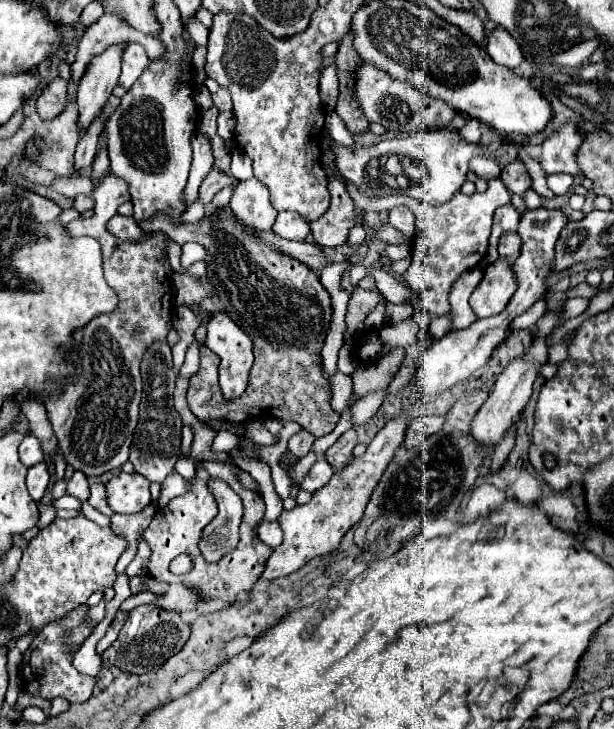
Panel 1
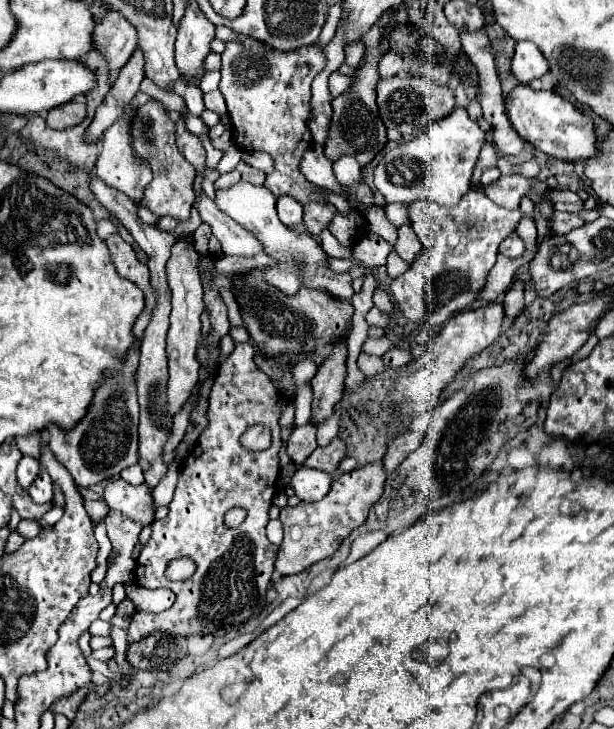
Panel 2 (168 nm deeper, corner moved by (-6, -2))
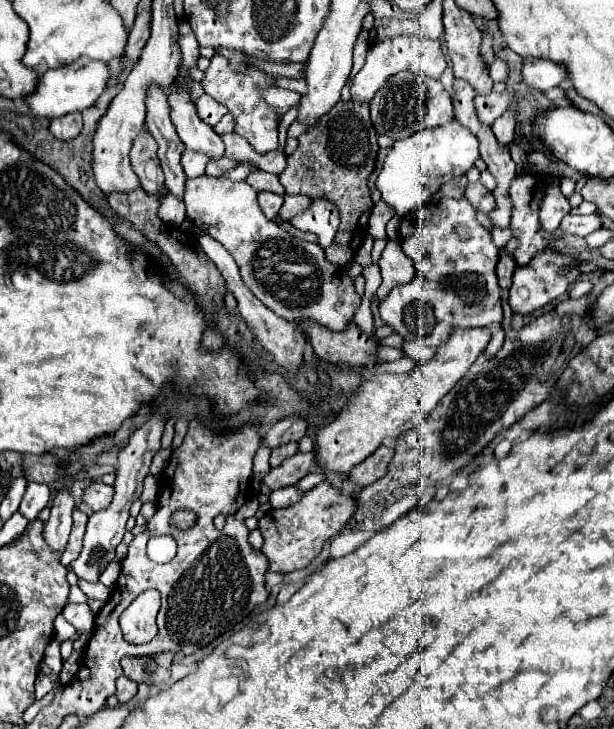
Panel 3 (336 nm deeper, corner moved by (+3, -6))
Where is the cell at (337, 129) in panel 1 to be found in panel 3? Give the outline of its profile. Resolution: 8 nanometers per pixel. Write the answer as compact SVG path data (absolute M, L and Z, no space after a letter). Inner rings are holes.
M443 198L403 216L399 238L403 252L415 262L415 276L409 284L395 286L379 304L381 320L403 340L419 340L437 348L451 338L453 328L501 322L501 288L495 276L499 250L491 242L491 232L477 222L475 212L465 198Z

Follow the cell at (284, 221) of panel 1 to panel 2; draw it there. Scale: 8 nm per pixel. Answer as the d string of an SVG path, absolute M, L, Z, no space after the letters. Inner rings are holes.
M290 196L278 198L276 208L278 208L278 216L280 216L282 224L286 224L290 228L302 224L302 206L294 198L290 198Z

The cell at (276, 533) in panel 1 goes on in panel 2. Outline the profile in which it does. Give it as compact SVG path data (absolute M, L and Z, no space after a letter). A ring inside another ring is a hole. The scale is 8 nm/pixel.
M270 520L268 526L266 526L266 536L268 536L270 542L274 542L274 544L282 544L282 538L284 538L282 522L278 522L278 520Z

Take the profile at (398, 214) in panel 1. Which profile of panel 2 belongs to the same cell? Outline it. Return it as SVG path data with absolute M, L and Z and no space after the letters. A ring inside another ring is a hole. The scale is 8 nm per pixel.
M404 224L398 228L398 242L396 242L394 250L400 254L400 258L404 258L410 264L416 260L416 256L420 252L420 240L414 234L410 224Z

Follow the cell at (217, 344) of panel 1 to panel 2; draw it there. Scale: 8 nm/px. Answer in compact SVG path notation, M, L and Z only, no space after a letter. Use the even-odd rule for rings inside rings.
M250 342L246 344L236 344L232 354L222 360L222 364L216 370L214 378L214 406L210 406L210 424L208 428L200 434L194 450L182 464L182 474L174 492L174 498L170 502L170 512L162 520L152 522L152 536L144 550L138 556L138 566L142 572L144 580L136 580L144 588L170 588L176 594L176 602L170 610L162 614L146 614L146 612L136 612L132 618L132 626L128 628L128 642L136 642L146 634L152 634L156 630L164 630L172 636L190 636L190 634L212 634L222 626L238 626L246 622L250 616L254 616L254 610L260 606L266 606L266 592L270 584L270 576L274 570L278 546L272 544L266 538L266 524L270 520L268 510L272 506L274 494L276 494L276 480L280 472L280 458L278 452L282 448L282 438L280 438L280 398L278 392L264 374L256 362L254 362L254 346ZM250 426L268 426L272 432L272 444L266 450L248 450L242 446L240 436L244 434L246 428ZM240 506L244 508L246 520L238 528L228 528L224 524L224 516L230 508ZM180 556L190 556L196 564L198 570L192 578L184 582L170 582L164 574L166 566L170 560L180 558Z

